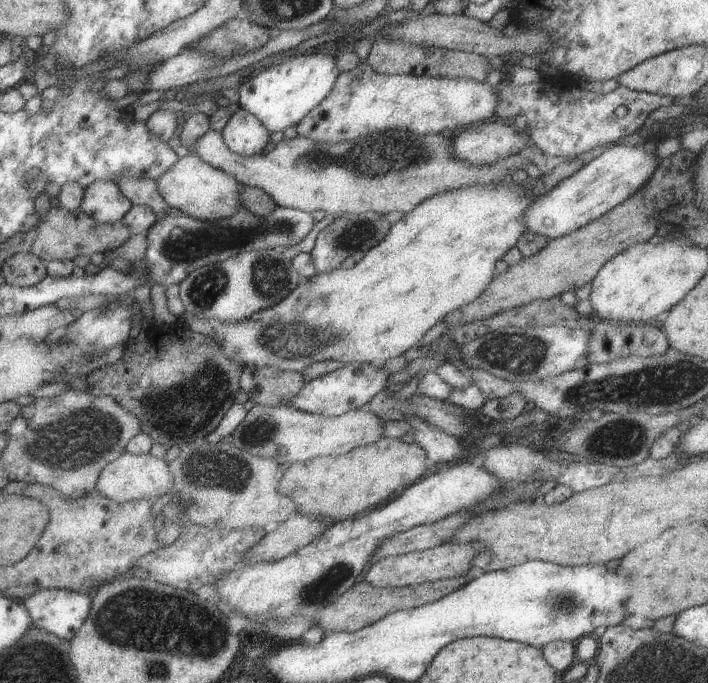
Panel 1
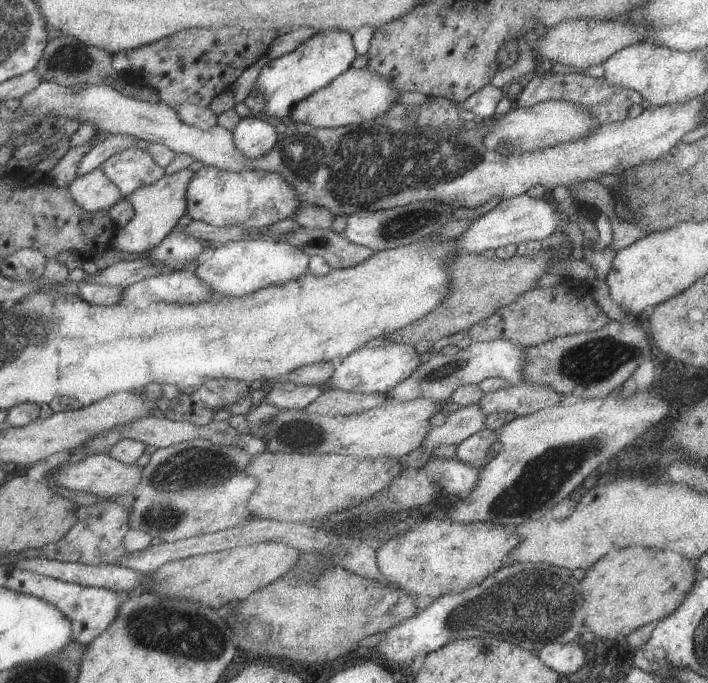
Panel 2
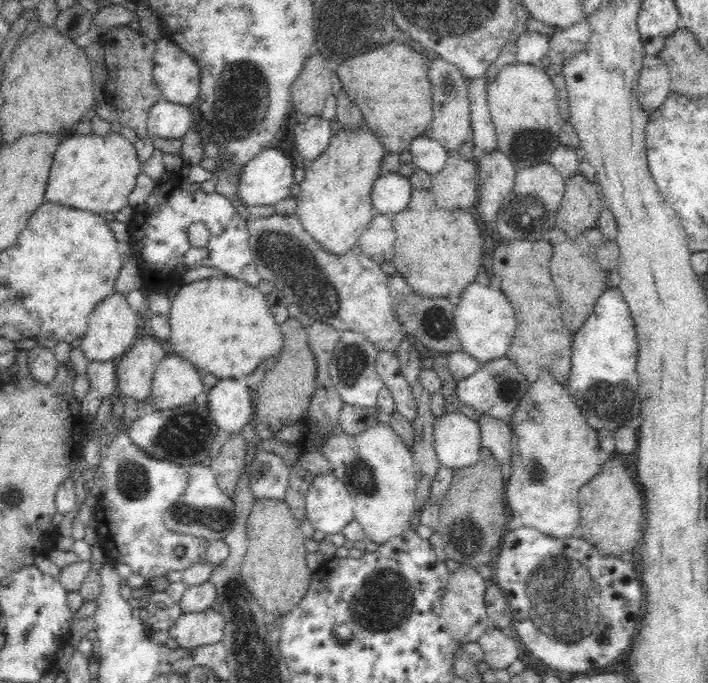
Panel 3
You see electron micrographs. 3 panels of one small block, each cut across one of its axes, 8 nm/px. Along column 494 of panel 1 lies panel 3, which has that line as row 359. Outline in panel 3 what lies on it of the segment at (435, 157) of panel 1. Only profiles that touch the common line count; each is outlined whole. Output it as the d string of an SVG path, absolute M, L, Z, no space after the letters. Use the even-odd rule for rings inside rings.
M168 353L153 372L151 397L158 409L173 409L192 403L195 396L204 392L202 372L189 360Z

